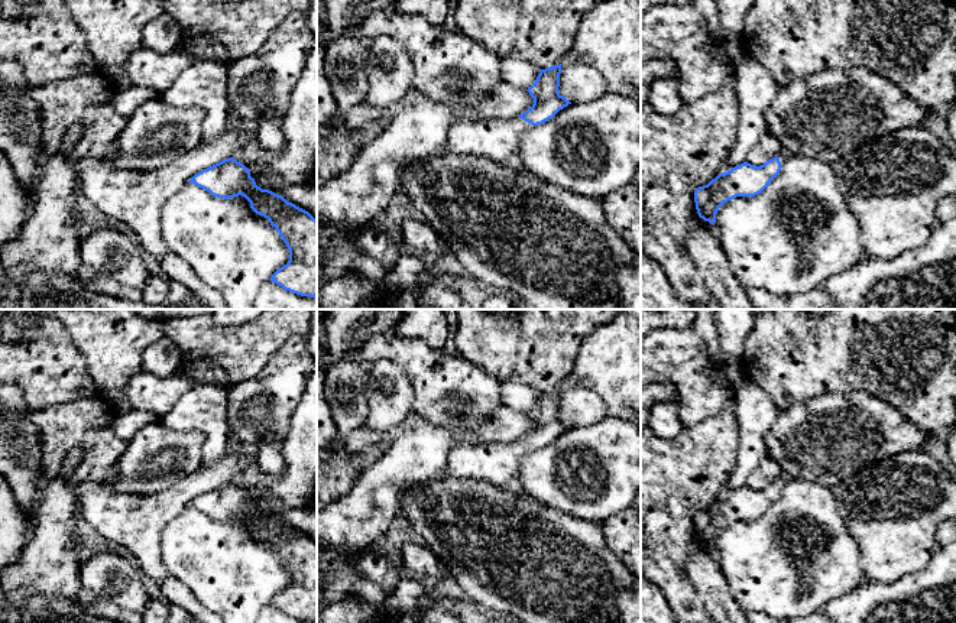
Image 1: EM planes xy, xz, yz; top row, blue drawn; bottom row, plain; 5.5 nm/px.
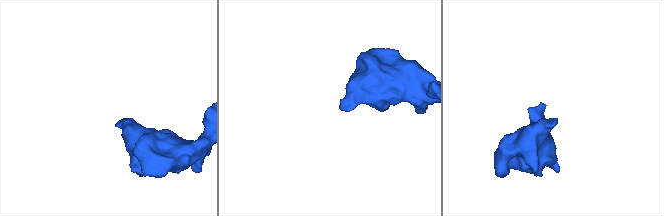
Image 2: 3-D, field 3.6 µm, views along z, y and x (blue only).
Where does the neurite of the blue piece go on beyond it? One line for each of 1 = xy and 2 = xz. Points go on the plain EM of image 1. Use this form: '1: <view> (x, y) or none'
1: none
2: xz (496, 463)

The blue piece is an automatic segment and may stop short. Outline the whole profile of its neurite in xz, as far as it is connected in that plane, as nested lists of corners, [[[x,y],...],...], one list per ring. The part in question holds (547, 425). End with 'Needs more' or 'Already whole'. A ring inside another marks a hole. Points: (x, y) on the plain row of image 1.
[[[561,387],[539,393],[526,413],[534,422],[531,432],[516,442],[458,444],[451,448],[444,476],[456,480],[479,480],[493,486],[515,484],[522,458],[552,442],[571,428],[558,416]]]. Needs more

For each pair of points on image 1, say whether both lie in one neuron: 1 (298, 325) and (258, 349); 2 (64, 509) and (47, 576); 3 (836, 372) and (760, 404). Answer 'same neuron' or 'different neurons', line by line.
1: same neuron
2: same neuron
3: different neurons

